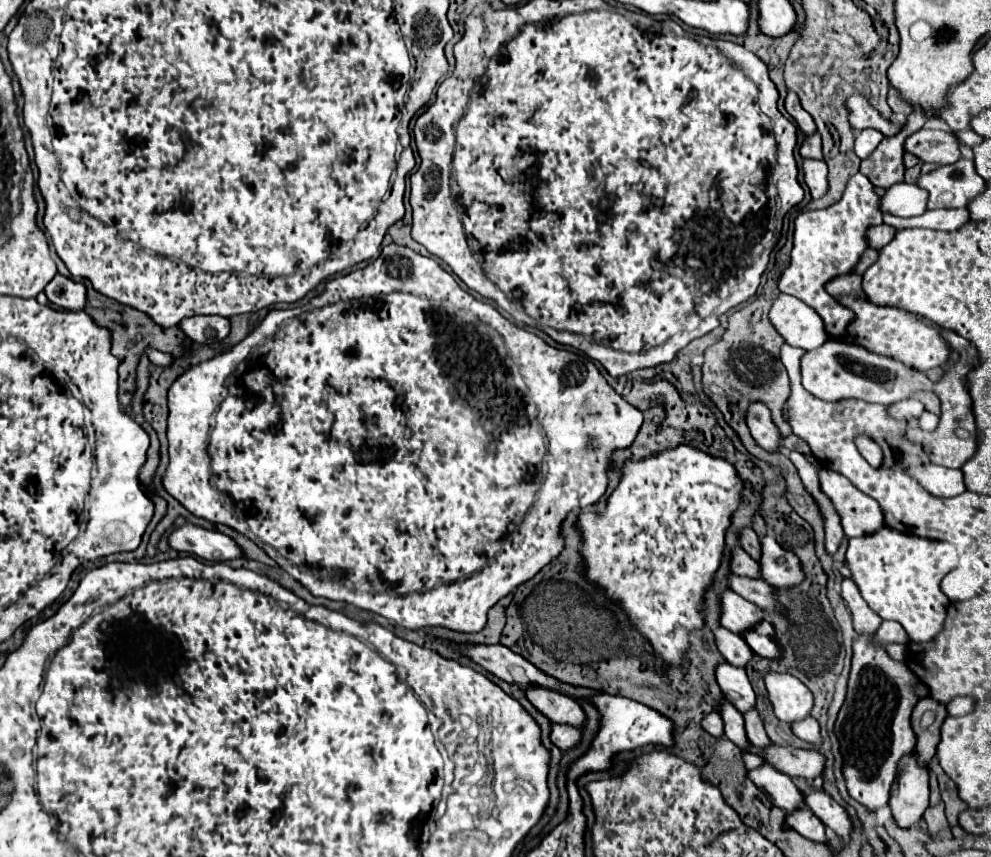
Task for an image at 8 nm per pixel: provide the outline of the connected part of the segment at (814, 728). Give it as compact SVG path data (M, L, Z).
M808 716L808 718L804 718L804 720L798 720L798 722L792 722L790 724L790 728L792 728L792 732L798 736L798 738L802 738L802 740L806 740L806 742L812 742L812 744L820 744L820 726L818 726L818 722L812 718L812 716Z

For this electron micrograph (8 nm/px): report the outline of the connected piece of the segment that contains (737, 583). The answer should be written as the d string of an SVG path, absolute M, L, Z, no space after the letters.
M728 574L728 588L736 594L740 594L742 598L758 604L760 608L772 610L774 606L774 588L770 584L766 584L764 580L756 580L756 578L744 578L744 576L736 576L736 574Z

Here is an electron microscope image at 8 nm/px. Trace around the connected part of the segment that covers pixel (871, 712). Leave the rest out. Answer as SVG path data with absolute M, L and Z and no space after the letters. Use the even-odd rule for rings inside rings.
M856 636L852 650L854 656L848 692L838 712L834 734L840 740L840 752L844 758L842 774L850 798L866 806L868 812L876 812L888 804L890 786L898 776L898 762L916 752L916 736L910 726L910 714L918 702L914 694L914 682L918 680L904 662L892 660L866 636Z

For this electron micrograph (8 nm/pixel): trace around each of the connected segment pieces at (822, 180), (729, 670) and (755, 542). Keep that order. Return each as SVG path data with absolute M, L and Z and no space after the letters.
M804 158L802 162L802 172L804 172L804 182L810 188L812 198L822 198L828 190L828 168L824 160L810 160Z
M720 662L716 668L716 682L728 702L732 702L738 712L748 712L756 706L756 694L750 686L750 680L744 672L744 668L732 666L728 662Z
M752 528L738 530L738 542L754 560L760 558L760 538L756 536L756 532Z

